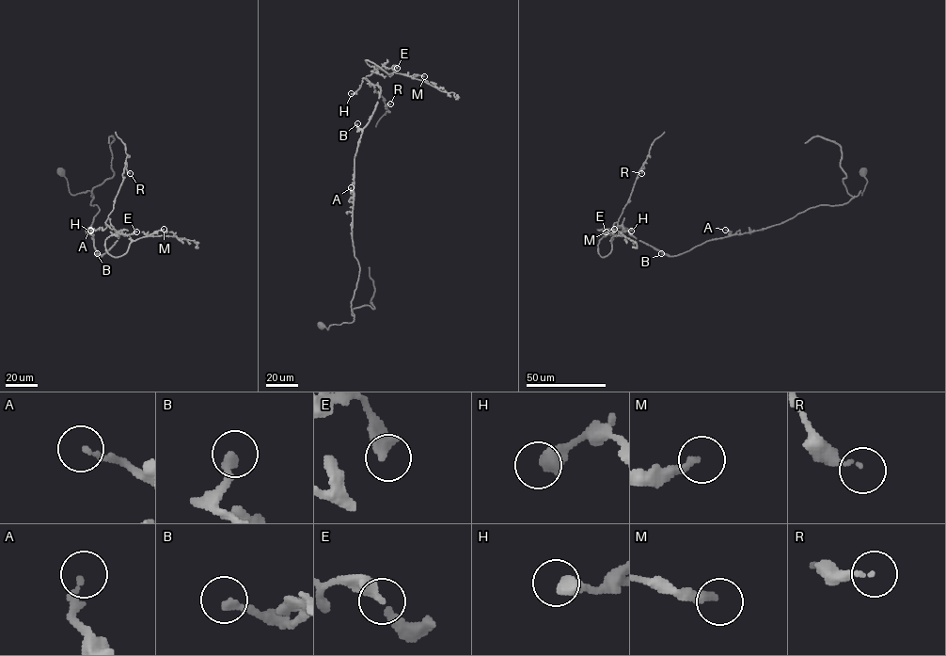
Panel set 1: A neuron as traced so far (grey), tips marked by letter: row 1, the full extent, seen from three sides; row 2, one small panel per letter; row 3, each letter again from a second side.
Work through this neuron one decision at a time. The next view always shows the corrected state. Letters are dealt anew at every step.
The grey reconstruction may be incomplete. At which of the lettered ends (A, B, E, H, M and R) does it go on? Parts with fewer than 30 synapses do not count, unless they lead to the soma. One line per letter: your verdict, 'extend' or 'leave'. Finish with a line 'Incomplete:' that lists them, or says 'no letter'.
A: leave
B: leave
E: leave
H: leave
M: leave
R: leave
Incomplete: no letter

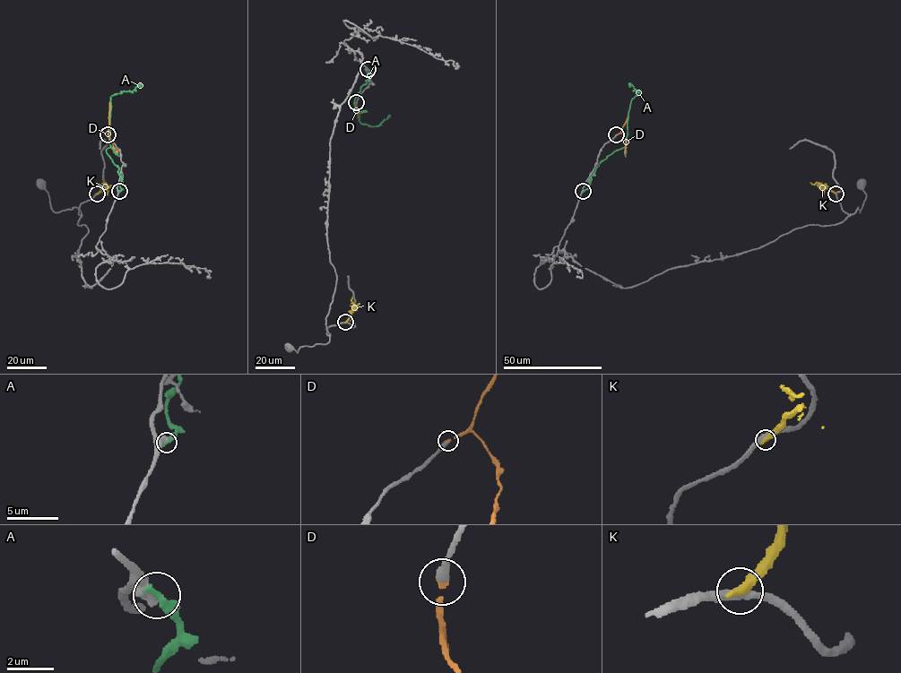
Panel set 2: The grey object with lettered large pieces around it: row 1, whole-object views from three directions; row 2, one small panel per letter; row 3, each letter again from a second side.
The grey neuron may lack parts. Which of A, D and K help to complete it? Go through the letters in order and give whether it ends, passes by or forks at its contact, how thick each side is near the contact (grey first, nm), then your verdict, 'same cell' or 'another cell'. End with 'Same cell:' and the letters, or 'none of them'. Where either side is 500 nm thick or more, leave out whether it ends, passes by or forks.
A: 600 nm thick on the grey side, 400 nm on the other; another cell
D: it ends there; 380 nm thick on the grey side, 220 nm on the other; same cell
K: it ends there; 400 nm thick on the grey side, 480 nm on the other; another cell
Same cell: D

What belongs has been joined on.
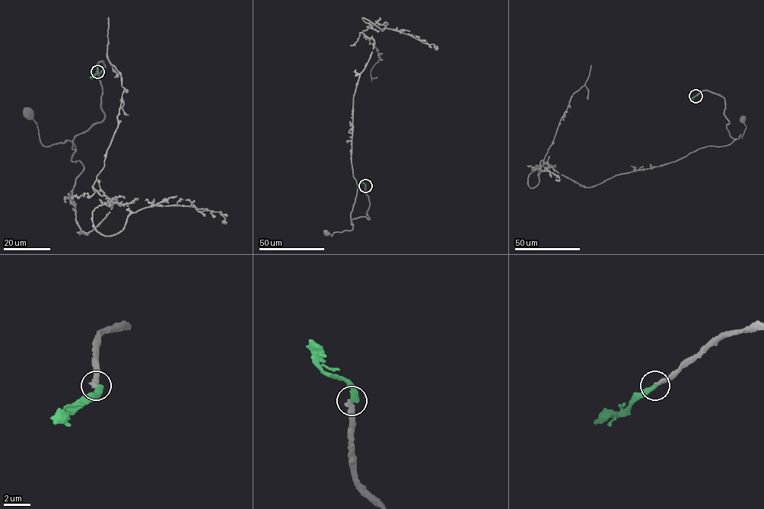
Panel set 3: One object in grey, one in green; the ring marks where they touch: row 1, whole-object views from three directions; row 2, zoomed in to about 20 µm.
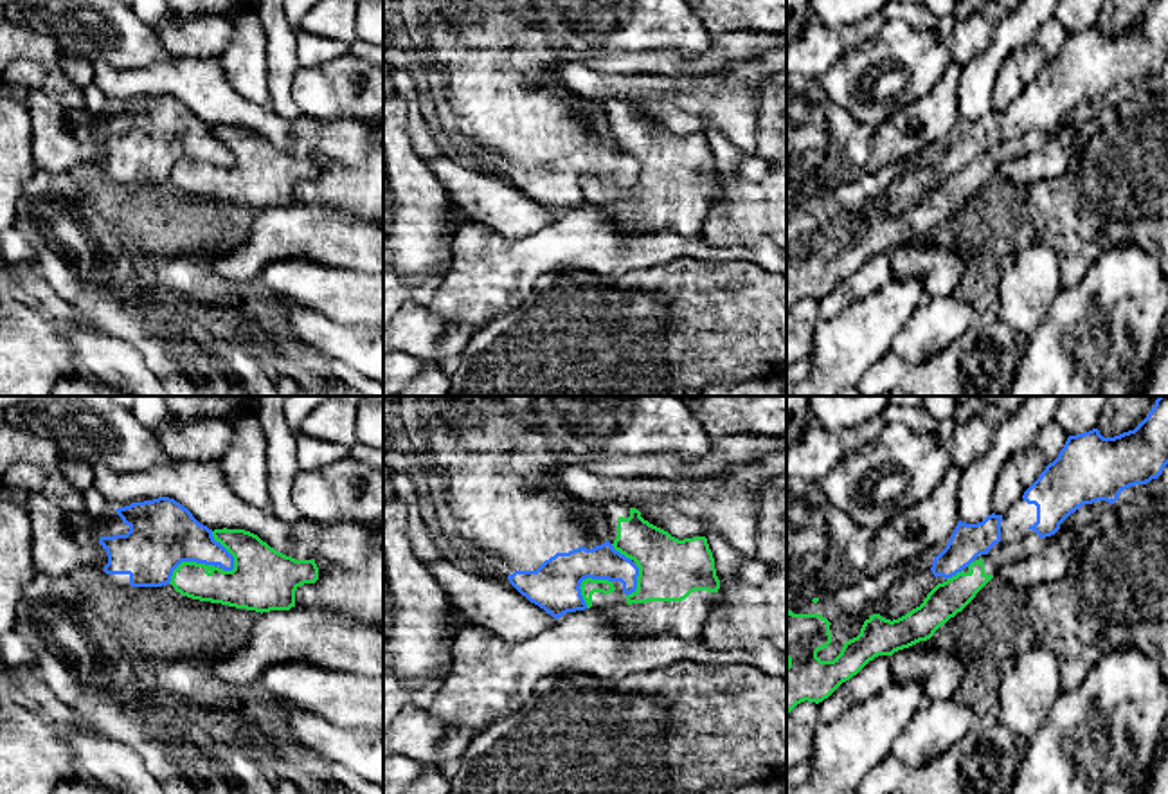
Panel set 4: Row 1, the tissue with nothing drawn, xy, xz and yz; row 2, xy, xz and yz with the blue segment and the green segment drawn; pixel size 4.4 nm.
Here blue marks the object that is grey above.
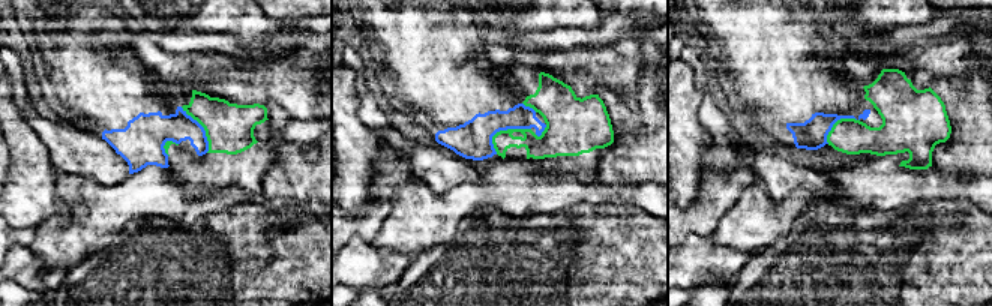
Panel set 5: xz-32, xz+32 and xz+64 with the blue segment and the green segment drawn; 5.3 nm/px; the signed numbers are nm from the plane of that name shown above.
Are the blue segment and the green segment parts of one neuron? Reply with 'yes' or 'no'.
no

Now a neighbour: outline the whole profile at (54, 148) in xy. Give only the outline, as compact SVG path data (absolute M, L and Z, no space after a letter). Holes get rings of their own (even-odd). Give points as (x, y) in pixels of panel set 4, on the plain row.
M49 90L27 92L25 106L32 121L32 160L38 169L67 173L79 164L103 164L103 142L72 135L65 124L67 110Z

